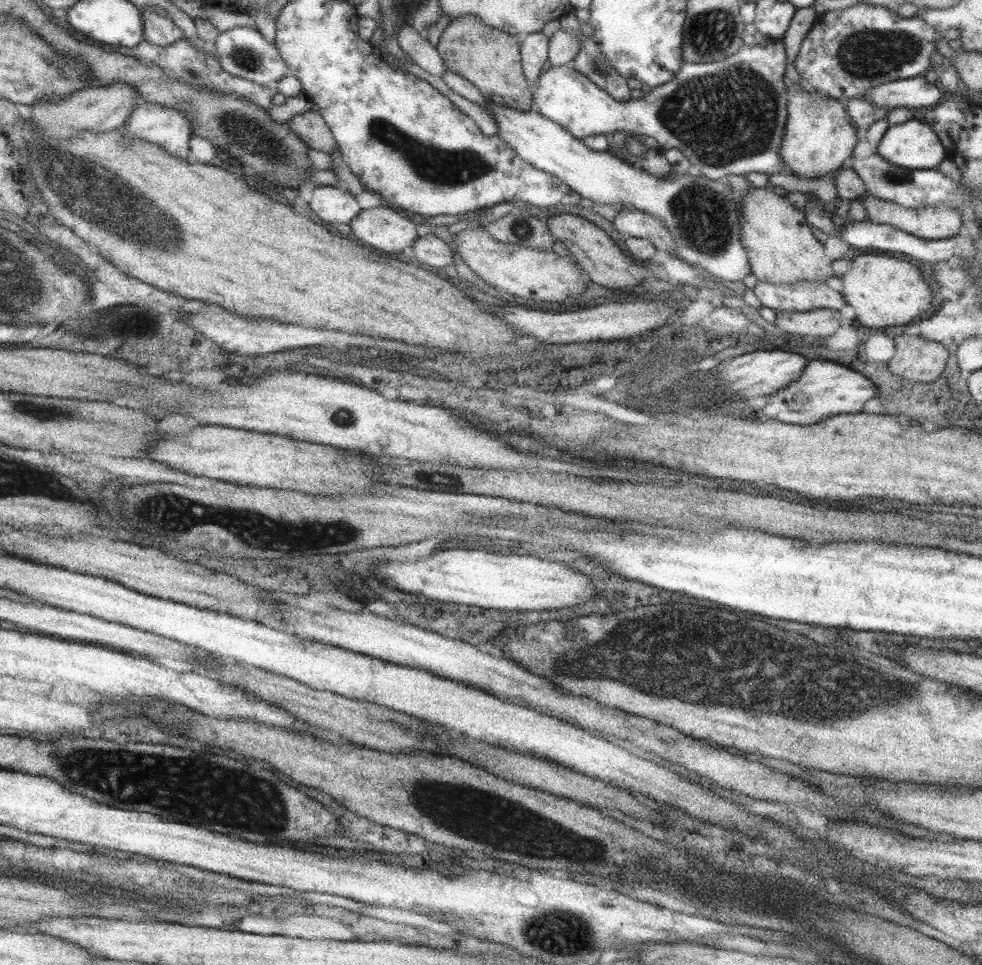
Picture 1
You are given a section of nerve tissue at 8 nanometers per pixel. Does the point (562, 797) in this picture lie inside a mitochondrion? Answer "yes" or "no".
no

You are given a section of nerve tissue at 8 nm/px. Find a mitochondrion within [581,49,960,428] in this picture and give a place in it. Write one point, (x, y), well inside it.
(721, 118)

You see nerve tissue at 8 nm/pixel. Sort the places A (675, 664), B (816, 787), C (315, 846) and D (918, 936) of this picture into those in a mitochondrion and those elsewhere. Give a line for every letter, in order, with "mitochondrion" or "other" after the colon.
A: mitochondrion
B: other
C: other
D: other

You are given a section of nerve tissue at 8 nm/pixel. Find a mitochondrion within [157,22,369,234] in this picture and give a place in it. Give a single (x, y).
(255, 137)

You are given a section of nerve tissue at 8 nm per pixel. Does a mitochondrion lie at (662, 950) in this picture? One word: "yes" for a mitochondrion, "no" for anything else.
no

